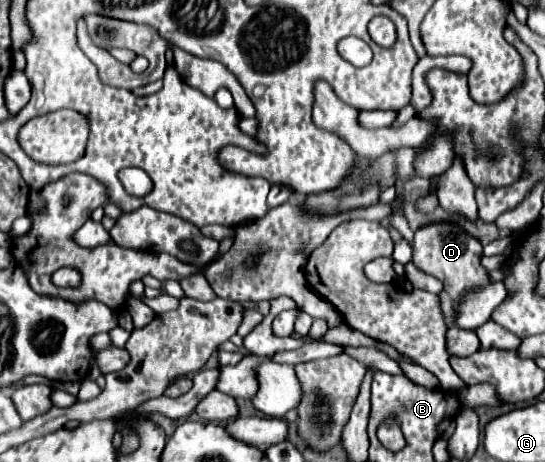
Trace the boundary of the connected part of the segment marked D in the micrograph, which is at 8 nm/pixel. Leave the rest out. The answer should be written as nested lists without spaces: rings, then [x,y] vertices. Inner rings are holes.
[[[431,223],[415,231],[415,241],[413,241],[413,265],[419,267],[421,271],[441,279],[445,283],[441,297],[441,307],[447,319],[447,325],[451,327],[455,323],[455,303],[457,299],[471,287],[487,285],[487,271],[481,267],[479,259],[483,255],[481,243],[455,223]]]

